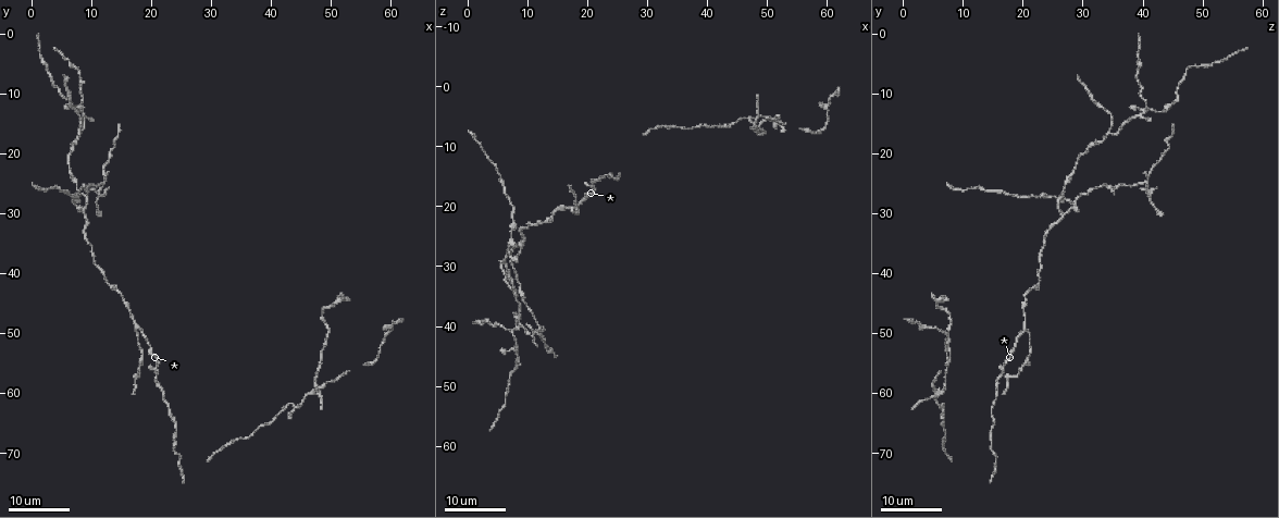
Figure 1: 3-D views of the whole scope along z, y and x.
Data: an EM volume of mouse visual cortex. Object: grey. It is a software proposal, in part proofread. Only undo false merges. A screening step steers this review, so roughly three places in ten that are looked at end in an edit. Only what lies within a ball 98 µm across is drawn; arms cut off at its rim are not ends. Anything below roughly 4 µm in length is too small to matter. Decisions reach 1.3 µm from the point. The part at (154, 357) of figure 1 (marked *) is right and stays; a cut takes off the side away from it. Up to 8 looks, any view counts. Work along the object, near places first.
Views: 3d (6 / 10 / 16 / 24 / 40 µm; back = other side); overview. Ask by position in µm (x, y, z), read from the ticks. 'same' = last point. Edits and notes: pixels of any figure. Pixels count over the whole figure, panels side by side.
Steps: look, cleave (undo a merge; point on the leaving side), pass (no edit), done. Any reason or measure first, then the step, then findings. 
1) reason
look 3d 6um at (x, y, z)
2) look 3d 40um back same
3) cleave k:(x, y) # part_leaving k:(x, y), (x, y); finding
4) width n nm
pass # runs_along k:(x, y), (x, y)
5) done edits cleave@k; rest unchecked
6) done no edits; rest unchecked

small branch off a trunk
look 3d 16um at (17.5, 49.0, 20.5)

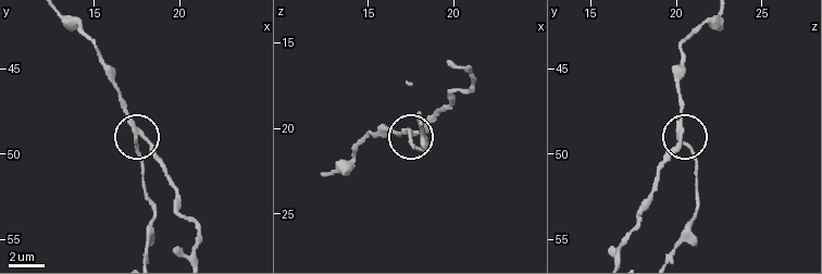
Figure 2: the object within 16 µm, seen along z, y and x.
look 3d 6um at (17.4, 49.2, 20.3)

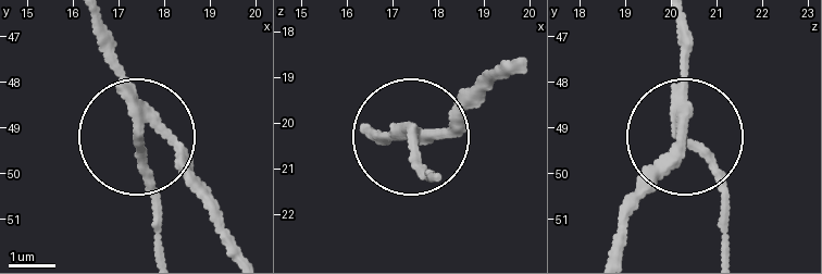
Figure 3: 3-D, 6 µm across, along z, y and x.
side_arm 14 um
cleave 3:(140, 161) # part_leaving 3:(131, 103), (154, 192), (154, 251); a second cell is stuck on

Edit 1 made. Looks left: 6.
see it whole again
look overview

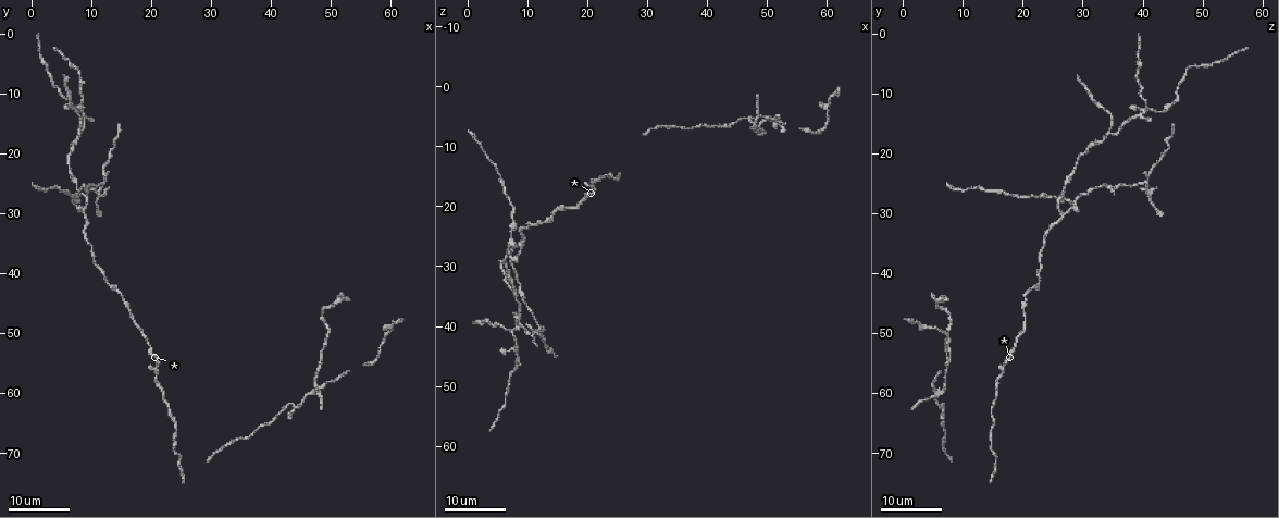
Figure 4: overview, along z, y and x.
thin neck
look 3d 16um at (43.0, 61.5, 6.5)

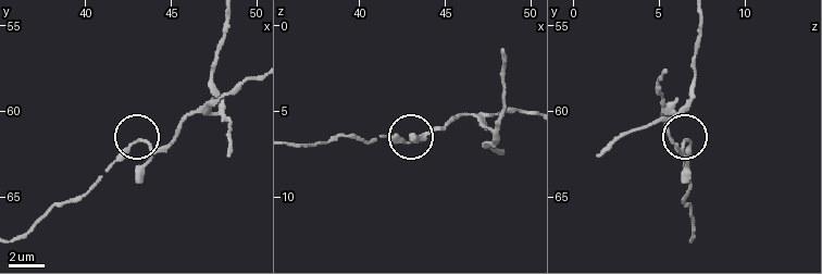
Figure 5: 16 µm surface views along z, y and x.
closer look
look 3d 6um at (43.2, 61.8, 6.7)

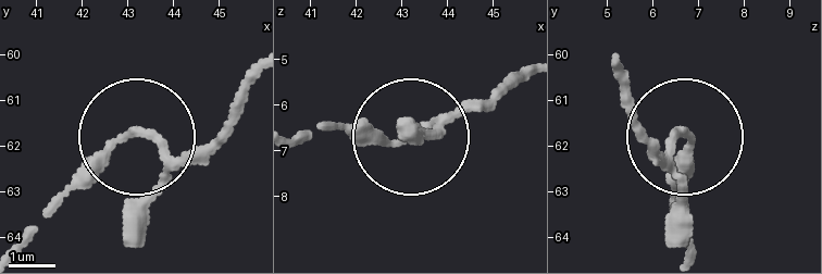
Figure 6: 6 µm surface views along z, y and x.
pass # all the same cell

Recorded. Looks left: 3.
side arm on a straight run
look 3d 16um at (47.0, 60.0, 5.5)

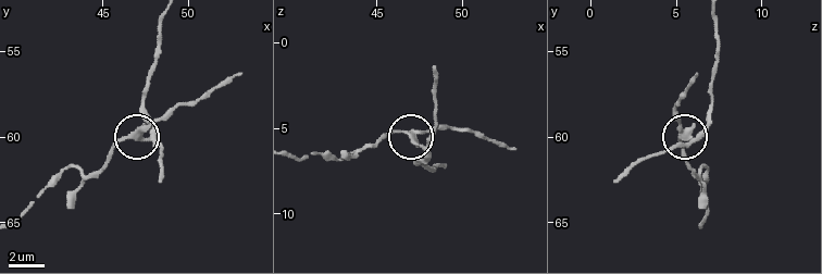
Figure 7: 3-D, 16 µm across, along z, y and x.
look 3d 6um at (47.4, 59.7, 5.3)

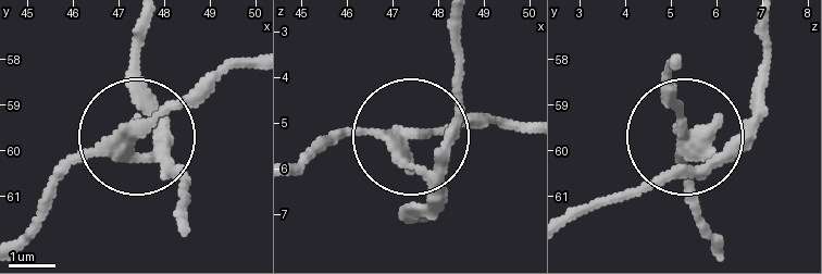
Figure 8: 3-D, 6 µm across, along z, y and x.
arms 3
cleave 8:(178, 178) # part_leaving 8:(698, 146), (729, 146), (745, 123), (764, 17); two cells meet here

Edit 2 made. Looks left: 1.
done edits cleave@3, cleave@8; rest unchecked

